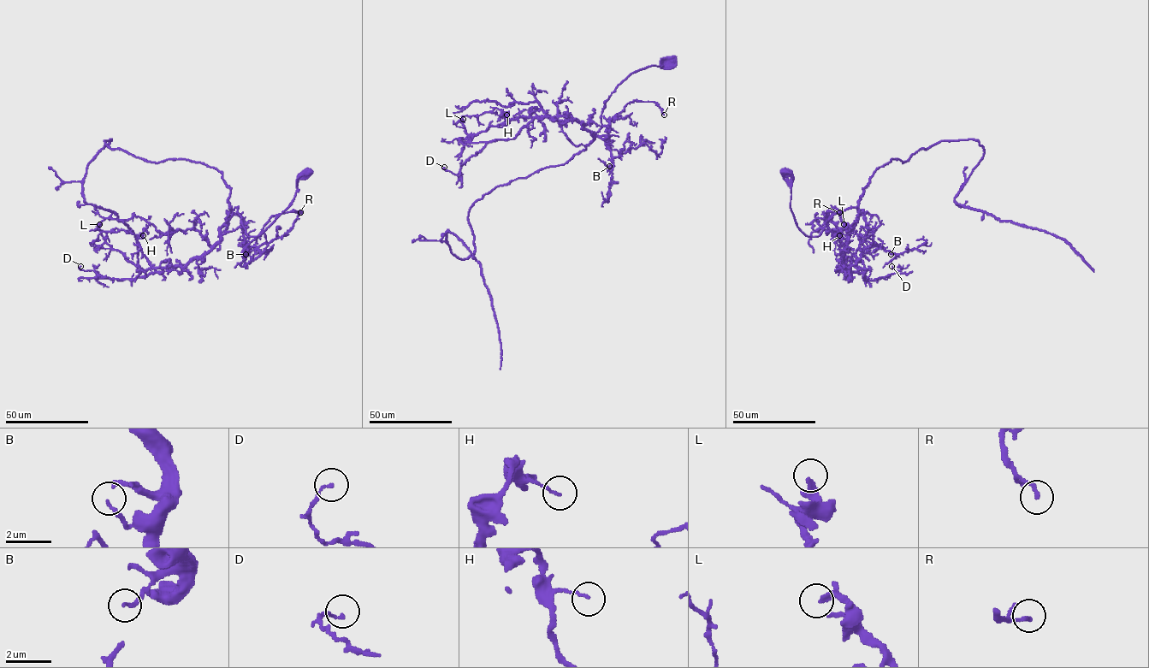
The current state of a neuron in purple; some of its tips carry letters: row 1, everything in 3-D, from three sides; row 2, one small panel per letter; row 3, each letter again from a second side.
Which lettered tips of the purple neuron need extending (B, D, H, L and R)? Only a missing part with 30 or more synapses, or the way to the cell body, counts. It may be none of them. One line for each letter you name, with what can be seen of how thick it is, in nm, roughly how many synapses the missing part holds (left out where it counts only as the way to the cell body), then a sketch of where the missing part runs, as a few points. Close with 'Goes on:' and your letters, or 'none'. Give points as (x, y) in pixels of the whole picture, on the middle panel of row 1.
Goes on: none

